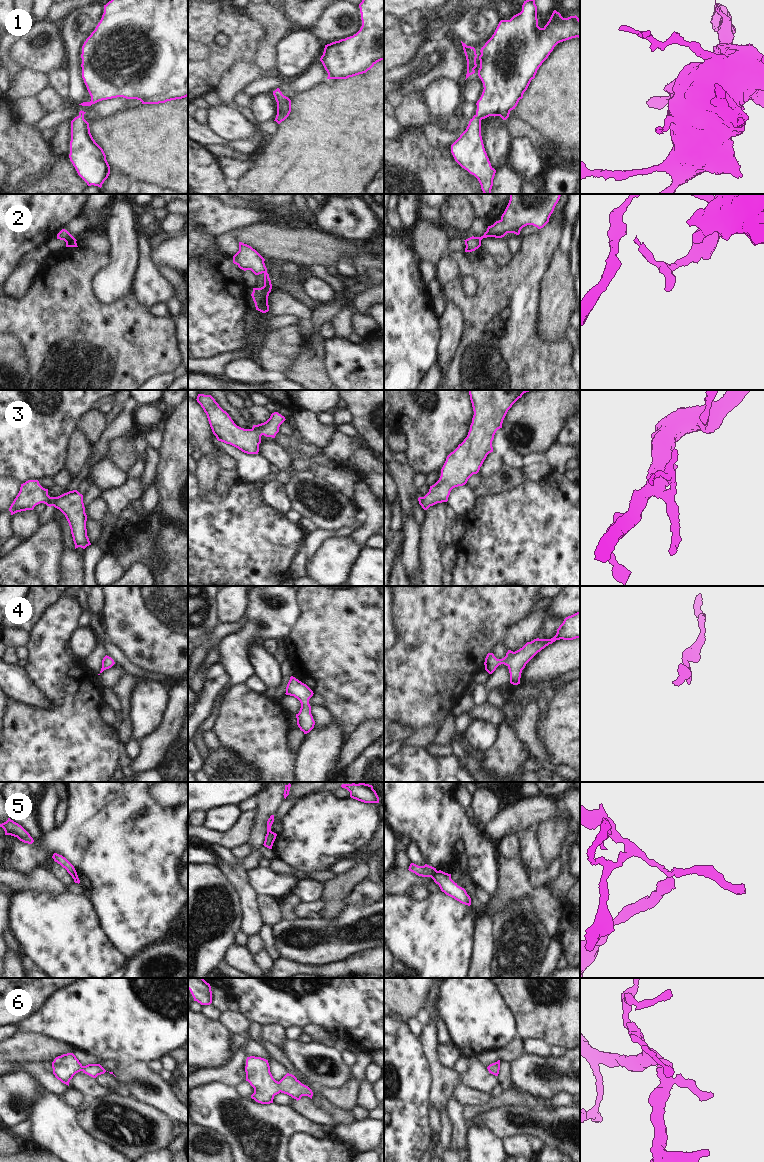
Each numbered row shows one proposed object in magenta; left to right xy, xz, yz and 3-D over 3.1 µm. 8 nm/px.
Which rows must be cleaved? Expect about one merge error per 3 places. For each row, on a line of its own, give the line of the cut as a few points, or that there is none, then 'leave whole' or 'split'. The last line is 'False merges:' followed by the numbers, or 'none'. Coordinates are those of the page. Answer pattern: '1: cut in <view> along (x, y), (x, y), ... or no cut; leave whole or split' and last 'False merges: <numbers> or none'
1: no cut; leave whole
2: cut in xy along (73, 237), (66, 242); split
3: no cut; leave whole
4: no cut; leave whole
5: cut in yz along (437, 871), (431, 877); split
6: no cut; leave whole
False merges: 2, 5

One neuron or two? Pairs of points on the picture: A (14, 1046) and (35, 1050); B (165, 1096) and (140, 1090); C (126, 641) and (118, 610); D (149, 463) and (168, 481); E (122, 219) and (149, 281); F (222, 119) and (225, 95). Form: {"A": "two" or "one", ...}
{"A": "one", "B": "one", "C": "one", "D": "two", "E": "two", "F": "two"}

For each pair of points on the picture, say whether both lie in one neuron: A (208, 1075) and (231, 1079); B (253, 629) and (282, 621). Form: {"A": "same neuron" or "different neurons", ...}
{"A": "same neuron", "B": "same neuron"}

